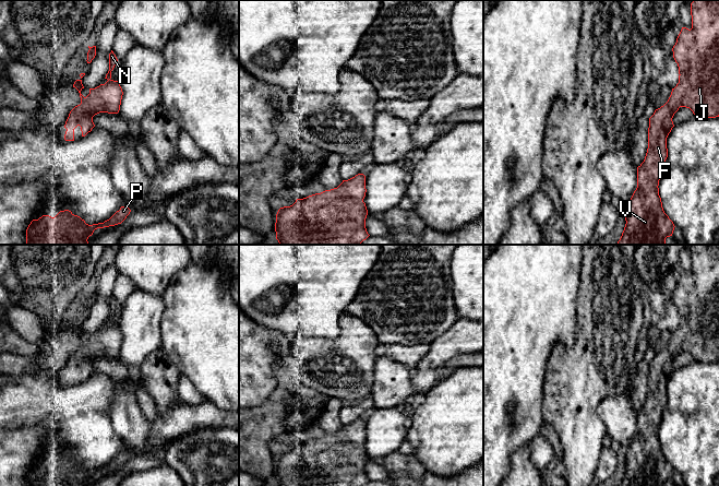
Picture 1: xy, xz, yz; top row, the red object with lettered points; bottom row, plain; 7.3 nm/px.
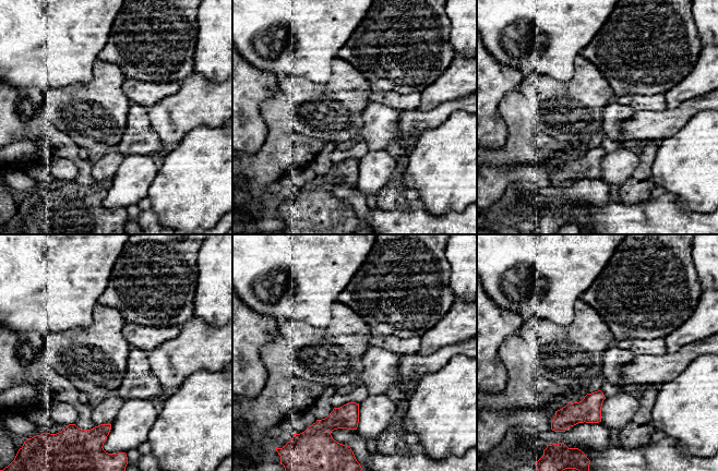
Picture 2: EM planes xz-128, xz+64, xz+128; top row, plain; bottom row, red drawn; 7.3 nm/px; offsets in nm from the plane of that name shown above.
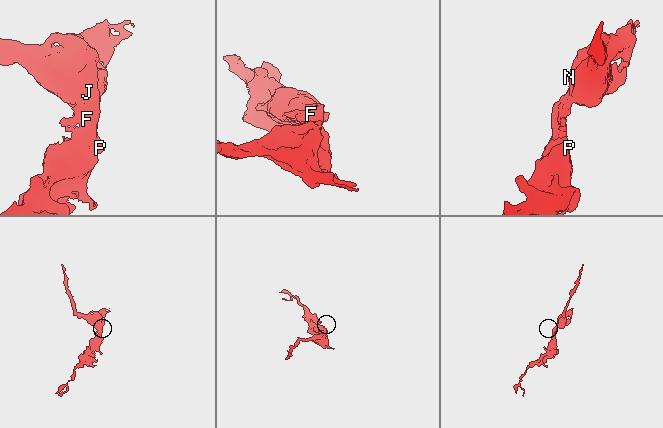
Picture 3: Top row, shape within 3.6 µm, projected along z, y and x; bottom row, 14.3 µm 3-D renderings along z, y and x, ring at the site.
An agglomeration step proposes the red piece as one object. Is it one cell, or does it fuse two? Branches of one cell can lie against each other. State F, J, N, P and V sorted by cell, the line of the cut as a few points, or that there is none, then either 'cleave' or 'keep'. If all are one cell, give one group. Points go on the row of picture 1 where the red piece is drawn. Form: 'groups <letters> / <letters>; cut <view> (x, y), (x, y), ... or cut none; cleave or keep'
groups F J N P V; cut none; keep

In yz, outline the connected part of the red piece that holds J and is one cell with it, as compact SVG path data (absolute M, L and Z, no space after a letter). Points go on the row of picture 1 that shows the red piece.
M694 0L691 3L691 15L692 15L692 28L688 29L686 27L682 27L678 38L676 43L672 48L673 51L673 58L679 67L679 83L674 88L672 88L671 95L668 99L668 102L661 106L660 108L656 109L654 115L649 118L649 128L648 128L648 149L645 156L644 162L637 167L637 188L634 191L631 200L626 204L625 208L625 227L622 233L622 236L620 240L618 241L618 245L666 245L666 238L672 236L674 230L674 224L669 218L669 216L664 213L662 208L661 198L659 195L659 180L661 176L661 171L664 165L664 162L668 157L668 149L667 149L667 138L669 133L671 132L672 128L674 127L672 118L674 114L679 110L680 107L686 107L690 108L693 114L699 118L716 118L719 117L719 0Z

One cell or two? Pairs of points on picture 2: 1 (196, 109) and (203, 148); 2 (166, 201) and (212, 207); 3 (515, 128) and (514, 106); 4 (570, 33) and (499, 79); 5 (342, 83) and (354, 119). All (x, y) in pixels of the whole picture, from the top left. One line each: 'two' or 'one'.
1: two
2: one
3: one
4: two
5: one

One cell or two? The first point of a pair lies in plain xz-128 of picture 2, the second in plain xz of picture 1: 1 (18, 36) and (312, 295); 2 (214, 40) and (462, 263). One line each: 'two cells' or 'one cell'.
1: one cell
2: one cell

